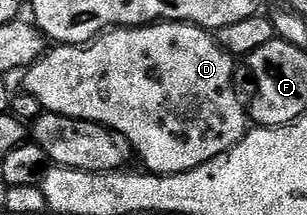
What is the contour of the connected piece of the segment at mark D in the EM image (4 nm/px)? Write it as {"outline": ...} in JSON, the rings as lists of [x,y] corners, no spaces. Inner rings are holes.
{"outline":[[[156,22],[152,26],[124,26],[111,28],[104,34],[99,34],[92,42],[85,46],[60,46],[55,45],[47,49],[42,57],[37,58],[31,66],[27,66],[21,75],[21,89],[25,93],[36,97],[42,105],[43,111],[51,114],[63,114],[69,118],[79,118],[85,122],[95,122],[114,131],[127,147],[143,162],[145,169],[152,174],[175,174],[188,172],[192,168],[200,168],[200,164],[208,164],[216,156],[228,152],[246,135],[248,129],[248,106],[238,95],[234,87],[234,62],[235,55],[219,44],[217,37],[211,31],[202,29],[201,26],[191,26],[189,22]]]}

